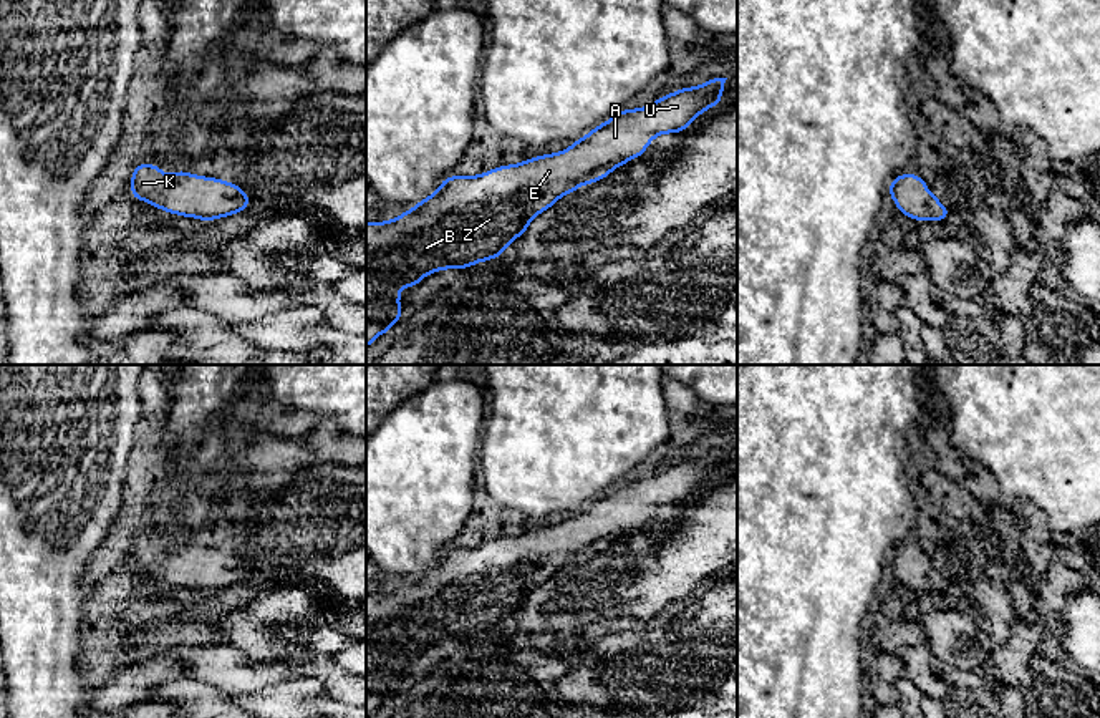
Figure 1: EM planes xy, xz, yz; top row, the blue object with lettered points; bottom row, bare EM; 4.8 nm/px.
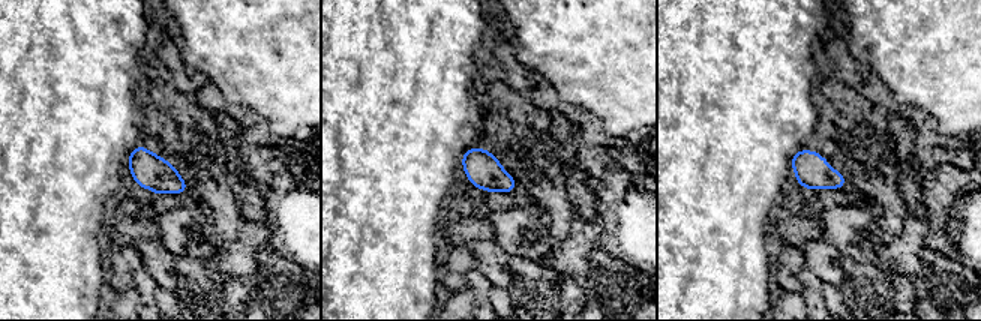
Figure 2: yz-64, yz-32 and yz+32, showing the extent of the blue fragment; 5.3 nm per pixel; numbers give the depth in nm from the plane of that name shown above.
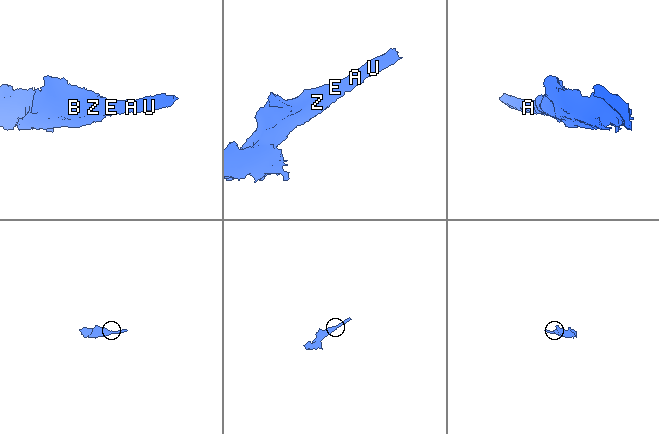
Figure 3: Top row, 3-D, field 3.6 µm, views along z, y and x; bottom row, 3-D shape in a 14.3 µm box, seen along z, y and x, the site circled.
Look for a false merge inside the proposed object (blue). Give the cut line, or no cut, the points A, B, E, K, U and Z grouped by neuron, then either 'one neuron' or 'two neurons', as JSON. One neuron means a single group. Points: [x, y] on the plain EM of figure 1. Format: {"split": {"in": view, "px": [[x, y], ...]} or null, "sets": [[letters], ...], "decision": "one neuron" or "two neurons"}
{"split": null, "sets": [["A", "B", "E", "K", "U", "Z"]], "decision": "one neuron"}

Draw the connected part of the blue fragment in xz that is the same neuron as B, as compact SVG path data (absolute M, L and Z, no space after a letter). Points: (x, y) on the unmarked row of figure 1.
M714 449L701 458L683 459L639 481L623 481L606 494L591 501L568 521L527 531L520 536L500 537L479 547L446 549L439 560L412 580L386 594L366 594L366 718L384 706L403 688L399 658L414 658L422 648L444 640L467 640L482 632L497 630L530 597L535 585L550 580L562 567L575 564L606 549L621 536L643 527L646 517L663 504L684 502L702 483L721 476L727 449Z

